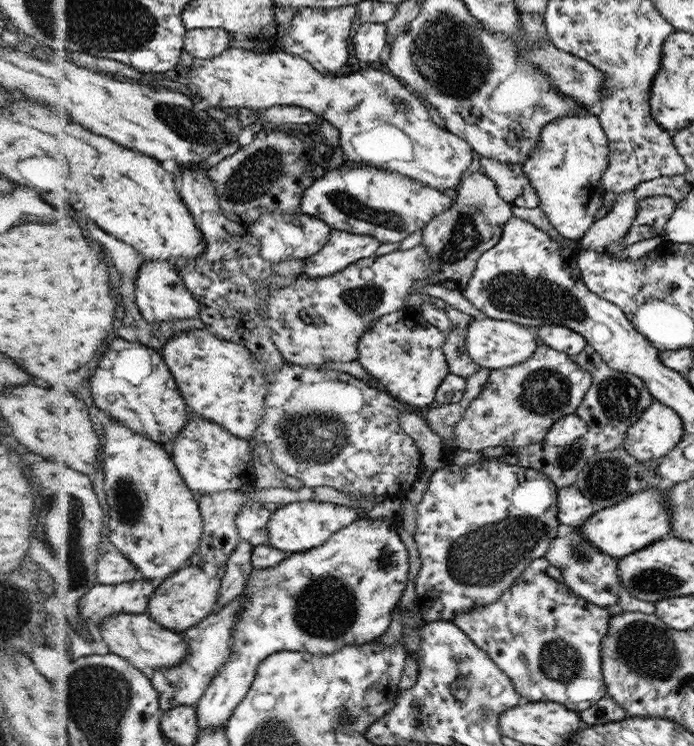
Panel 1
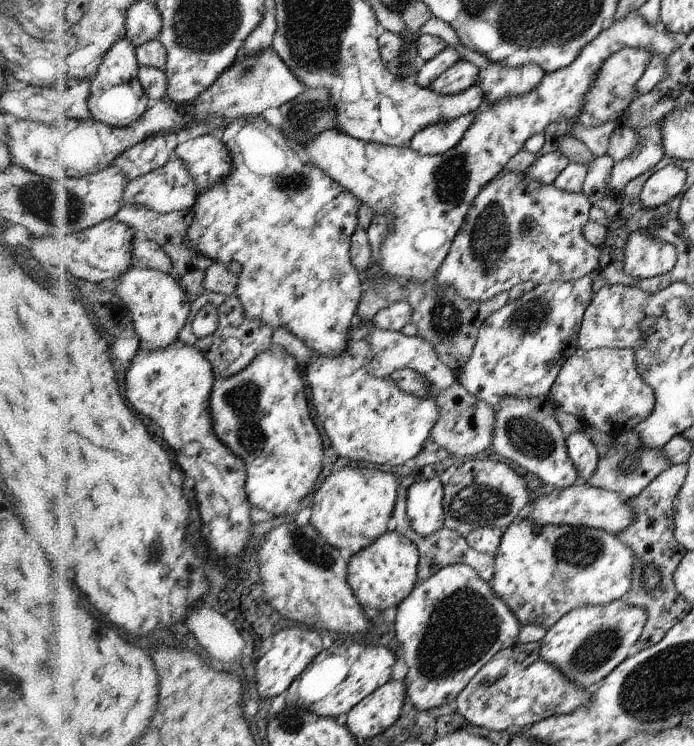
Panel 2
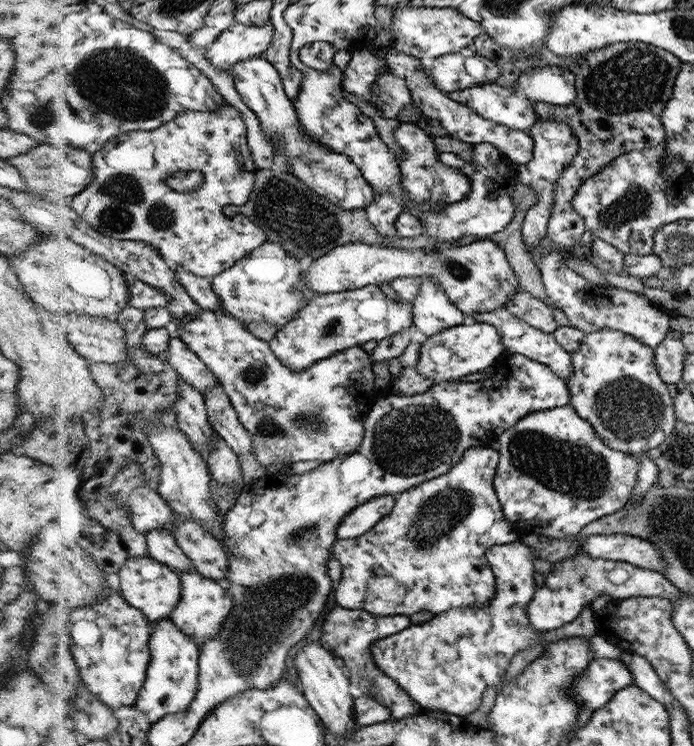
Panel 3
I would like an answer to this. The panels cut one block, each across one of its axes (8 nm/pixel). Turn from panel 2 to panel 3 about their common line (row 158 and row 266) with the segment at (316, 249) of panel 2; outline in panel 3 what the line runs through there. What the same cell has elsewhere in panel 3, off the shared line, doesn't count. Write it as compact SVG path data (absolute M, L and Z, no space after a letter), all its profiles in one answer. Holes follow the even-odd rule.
M269 241L212 281L215 291L224 300L224 312L228 311L247 326L253 322L273 322L281 328L296 319L310 300L317 296L312 289L305 287L304 271L297 255L292 256L284 246Z

